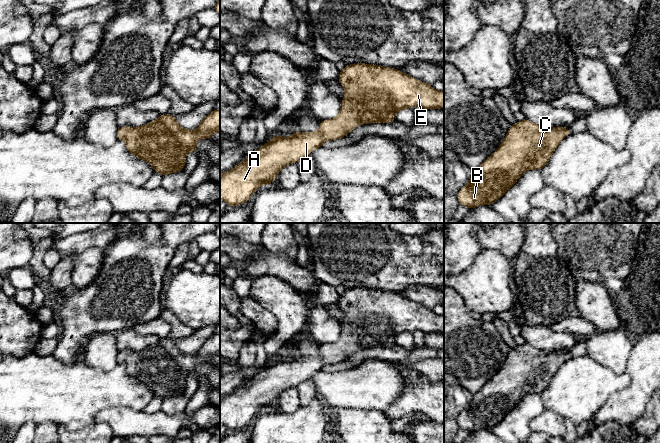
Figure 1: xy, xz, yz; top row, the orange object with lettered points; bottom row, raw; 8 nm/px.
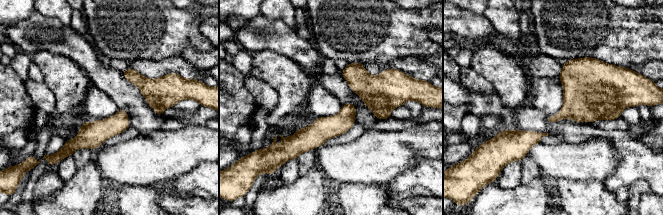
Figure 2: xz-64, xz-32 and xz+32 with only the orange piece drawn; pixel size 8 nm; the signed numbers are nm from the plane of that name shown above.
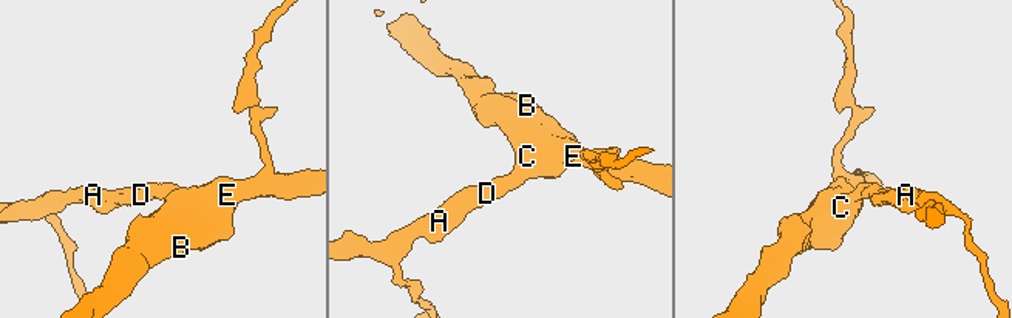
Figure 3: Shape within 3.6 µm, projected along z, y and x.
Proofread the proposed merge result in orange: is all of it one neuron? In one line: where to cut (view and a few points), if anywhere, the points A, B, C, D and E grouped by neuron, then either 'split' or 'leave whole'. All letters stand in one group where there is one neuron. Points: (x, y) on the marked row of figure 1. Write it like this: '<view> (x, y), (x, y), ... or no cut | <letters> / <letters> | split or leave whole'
no cut | A B C D E | leave whole

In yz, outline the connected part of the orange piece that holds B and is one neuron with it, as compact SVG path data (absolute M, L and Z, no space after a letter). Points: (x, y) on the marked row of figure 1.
M527 119L511 125L497 150L473 170L470 181L459 191L459 205L474 209L482 204L493 204L516 183L525 171L542 170L558 144L570 133L569 128L544 128Z

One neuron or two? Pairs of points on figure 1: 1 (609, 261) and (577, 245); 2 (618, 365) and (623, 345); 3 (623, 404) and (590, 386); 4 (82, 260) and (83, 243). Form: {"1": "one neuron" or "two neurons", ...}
{"1": "one neuron", "2": "one neuron", "3": "two neurons", "4": "two neurons"}

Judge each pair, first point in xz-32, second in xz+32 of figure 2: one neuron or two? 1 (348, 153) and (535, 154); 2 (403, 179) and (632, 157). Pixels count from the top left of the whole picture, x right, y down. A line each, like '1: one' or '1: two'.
1: one
2: one

